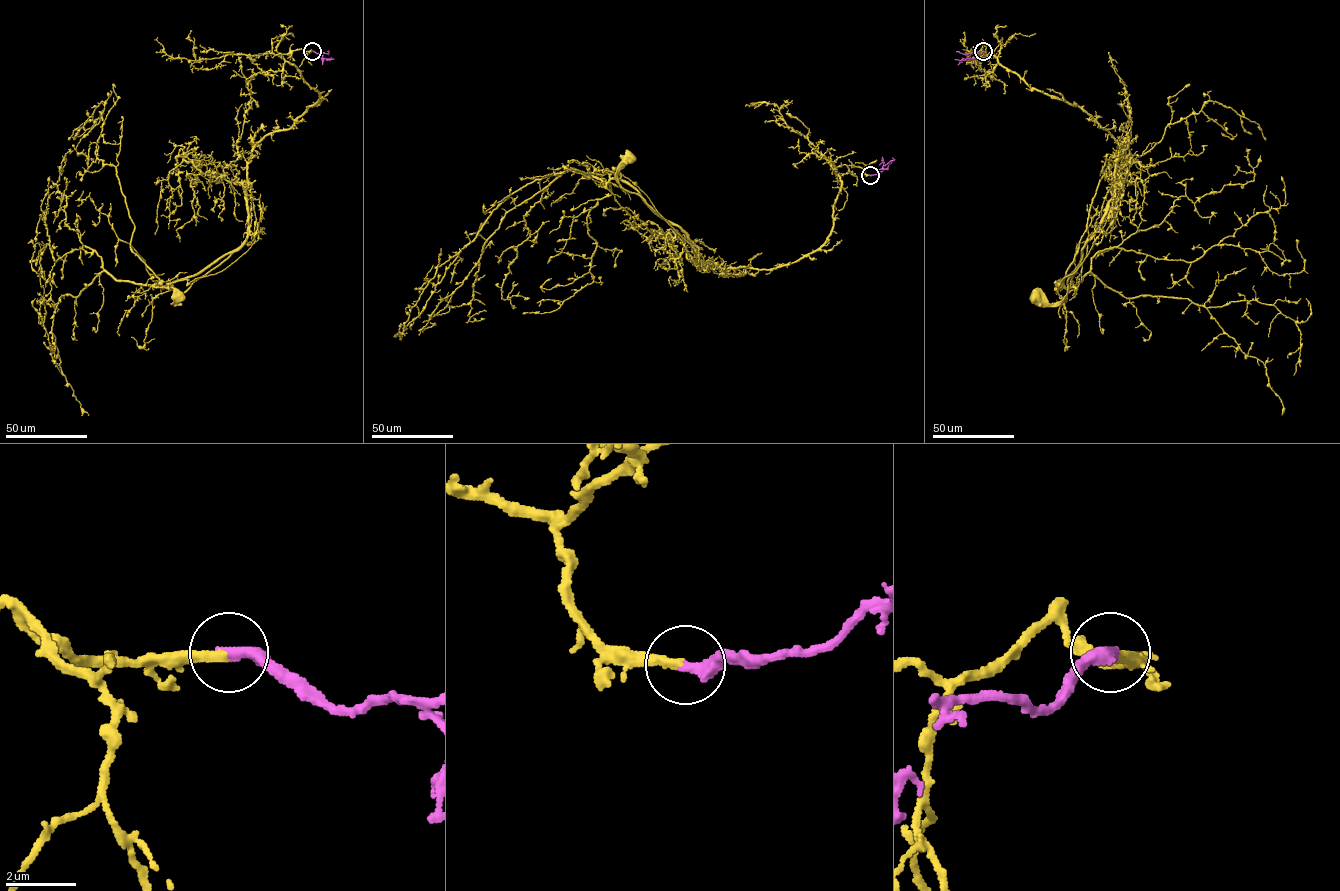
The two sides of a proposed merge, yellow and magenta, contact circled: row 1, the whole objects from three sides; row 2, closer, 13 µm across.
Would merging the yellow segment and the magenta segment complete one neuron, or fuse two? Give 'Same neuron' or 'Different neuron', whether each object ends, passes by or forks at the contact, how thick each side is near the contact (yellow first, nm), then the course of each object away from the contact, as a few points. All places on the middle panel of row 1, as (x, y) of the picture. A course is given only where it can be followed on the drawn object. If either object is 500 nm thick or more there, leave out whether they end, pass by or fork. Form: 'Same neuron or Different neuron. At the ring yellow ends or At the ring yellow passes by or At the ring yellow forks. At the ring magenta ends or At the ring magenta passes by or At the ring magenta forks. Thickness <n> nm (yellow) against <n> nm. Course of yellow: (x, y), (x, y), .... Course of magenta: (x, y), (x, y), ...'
Same neuron. At the ring yellow ends. At the ring magenta ends. Thickness 300 nm (yellow) against 400 nm. Course of yellow: (870, 175), (837, 168), (818, 249), (725, 268), (622, 187), (627, 157). Course of magenta: (870, 175), (877, 174), (894, 159)

